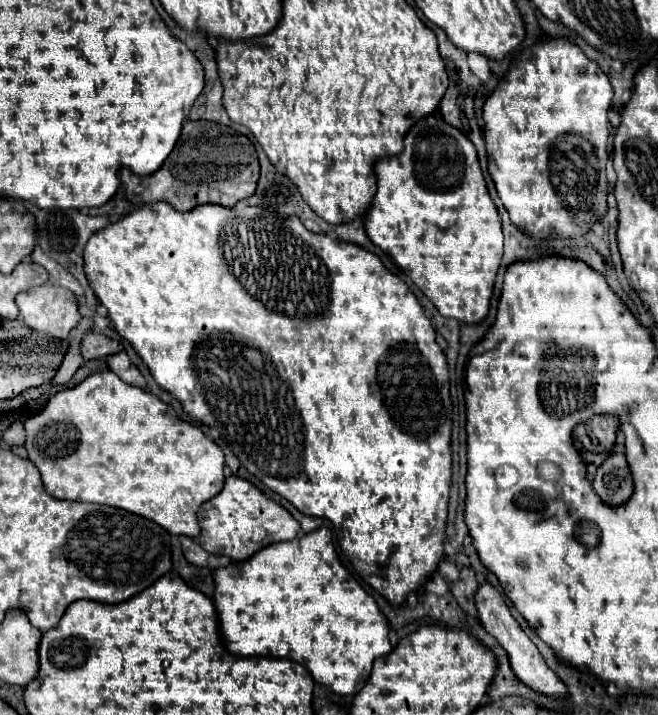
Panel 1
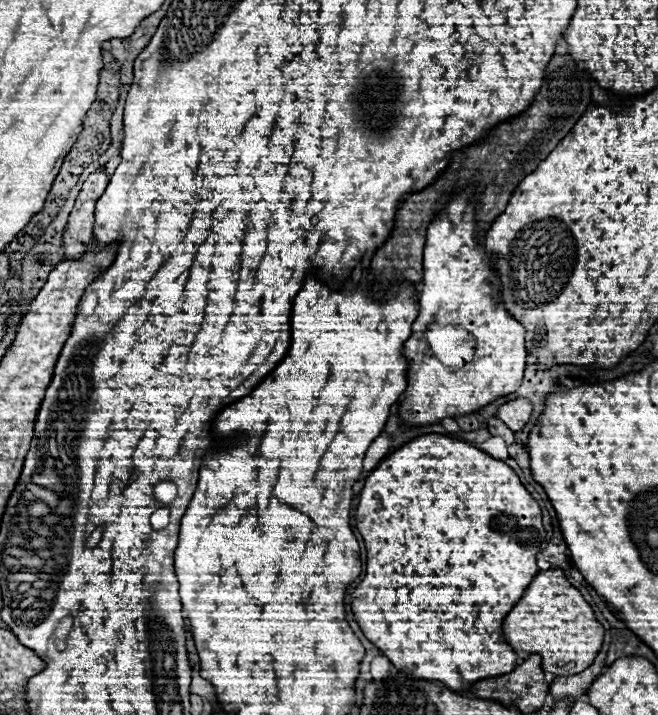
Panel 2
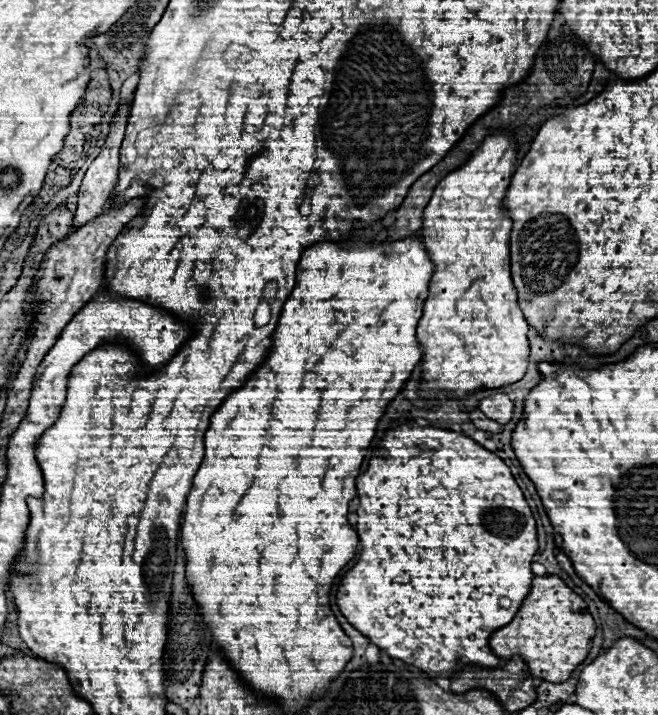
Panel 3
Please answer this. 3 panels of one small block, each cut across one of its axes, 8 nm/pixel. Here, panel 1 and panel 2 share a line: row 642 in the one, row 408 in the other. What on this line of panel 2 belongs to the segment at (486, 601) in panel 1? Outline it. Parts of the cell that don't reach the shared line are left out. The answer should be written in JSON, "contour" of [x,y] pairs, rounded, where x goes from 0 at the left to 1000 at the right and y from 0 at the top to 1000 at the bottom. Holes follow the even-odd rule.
{"contour":[[[784,557],[778,562],[769,562],[766,568],[760,568],[757,573],[757,585],[781,604],[793,601],[796,593],[805,587],[809,579],[809,562],[802,557]]]}

